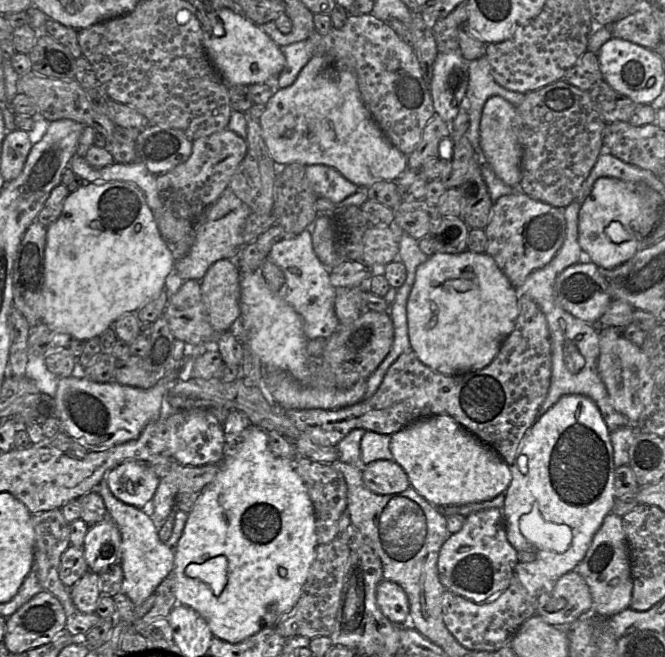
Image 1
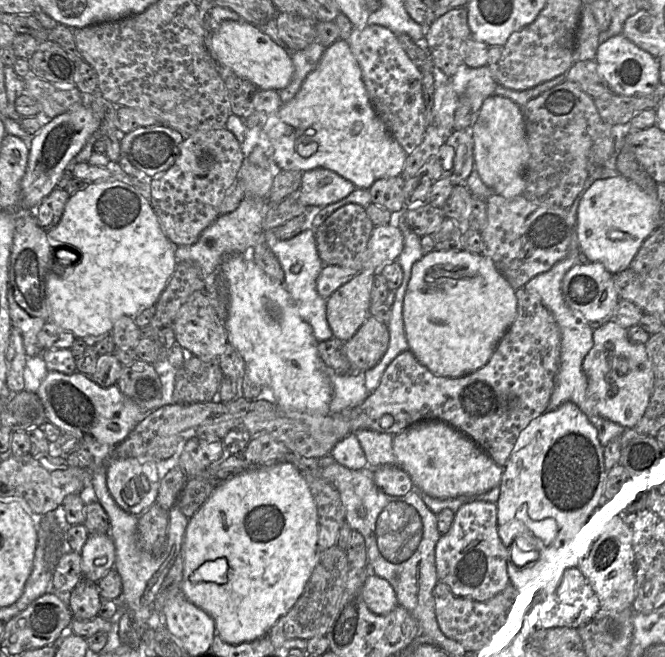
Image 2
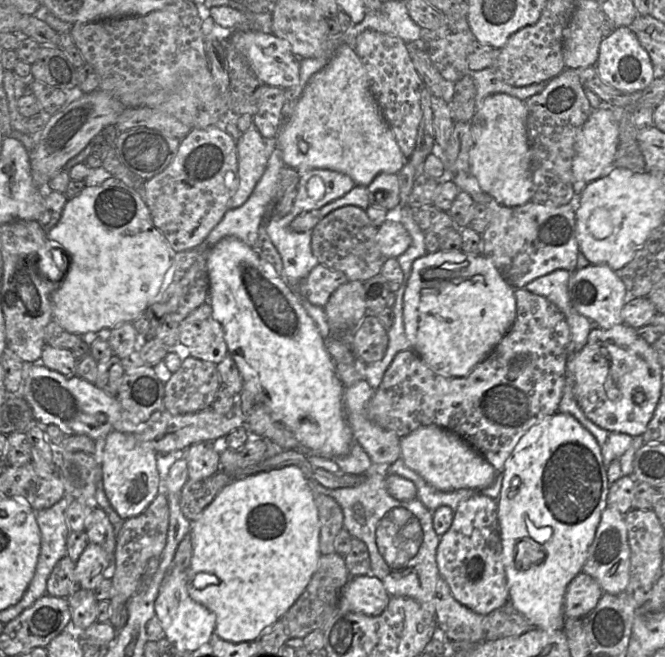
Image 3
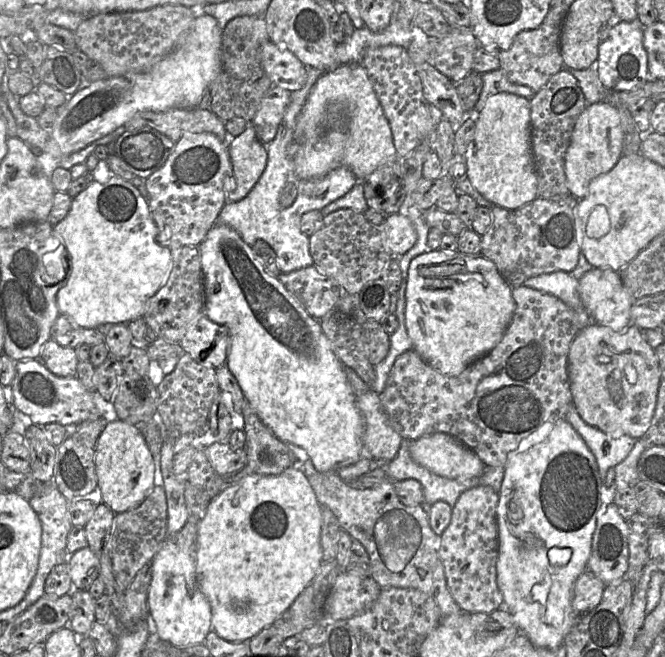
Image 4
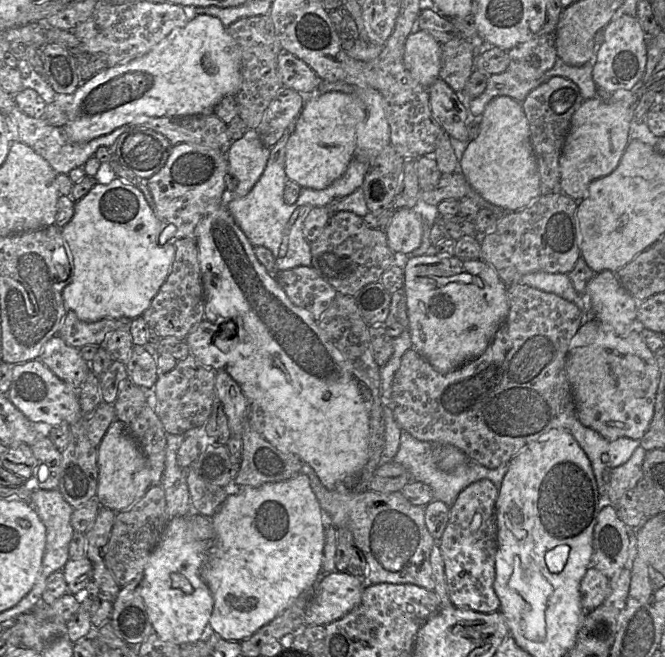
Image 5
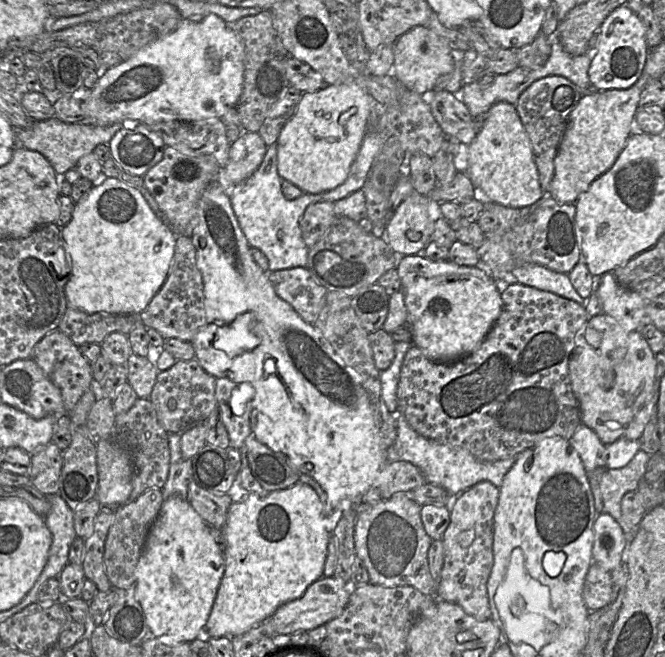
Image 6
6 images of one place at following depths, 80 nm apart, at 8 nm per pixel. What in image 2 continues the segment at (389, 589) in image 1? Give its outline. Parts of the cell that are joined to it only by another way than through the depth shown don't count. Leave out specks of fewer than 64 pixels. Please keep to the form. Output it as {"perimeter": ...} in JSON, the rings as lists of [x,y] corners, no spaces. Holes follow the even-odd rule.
{"perimeter":[[[370,575],[366,579],[361,595],[369,610],[377,615],[388,614],[399,605],[391,584],[376,575]]]}

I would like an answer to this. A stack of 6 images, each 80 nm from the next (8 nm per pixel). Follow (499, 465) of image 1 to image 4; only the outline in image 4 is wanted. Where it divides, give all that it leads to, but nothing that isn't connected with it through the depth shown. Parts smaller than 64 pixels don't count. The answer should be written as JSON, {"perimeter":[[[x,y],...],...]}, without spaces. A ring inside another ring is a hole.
{"perimeter":[[[432,433],[409,443],[412,459],[442,477],[466,480],[483,474],[485,465],[479,457],[454,437]]]}

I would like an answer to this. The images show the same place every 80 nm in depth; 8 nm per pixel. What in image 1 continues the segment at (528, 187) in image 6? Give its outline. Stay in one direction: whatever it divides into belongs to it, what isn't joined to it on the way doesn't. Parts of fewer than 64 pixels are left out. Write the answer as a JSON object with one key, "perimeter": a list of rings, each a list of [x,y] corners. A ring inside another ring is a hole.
{"perimeter":[[[500,96],[487,99],[480,121],[480,145],[486,162],[507,185],[519,188],[522,179],[521,146],[517,136],[516,107]]]}

